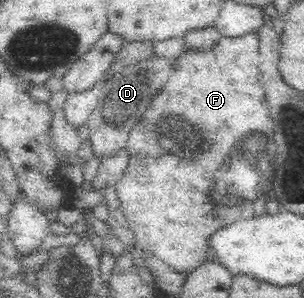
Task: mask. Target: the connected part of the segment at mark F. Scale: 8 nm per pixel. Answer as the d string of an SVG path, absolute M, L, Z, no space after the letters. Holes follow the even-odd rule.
M246 33L235 37L224 37L219 44L206 51L190 51L186 55L182 54L180 58L184 58L184 68L178 68L178 72L174 72L170 76L170 82L162 88L160 96L152 100L150 108L145 112L142 120L130 132L126 147L130 149L132 158L130 164L124 171L124 176L115 184L118 199L120 200L120 210L125 214L127 220L126 225L133 231L135 235L136 247L139 248L139 254L143 253L148 259L163 260L174 272L178 272L186 278L194 269L203 262L208 261L210 252L214 252L212 246L212 236L226 228L228 224L234 224L246 218L254 218L258 214L266 213L266 190L270 180L274 178L274 132L272 132L272 116L270 110L266 106L266 98L264 98L264 88L260 86L256 74L258 72L258 64L261 61L261 53L259 52L259 35L257 33ZM224 164L232 164L232 168L248 168L248 172L224 172ZM178 166L184 166L184 174L178 172Z

